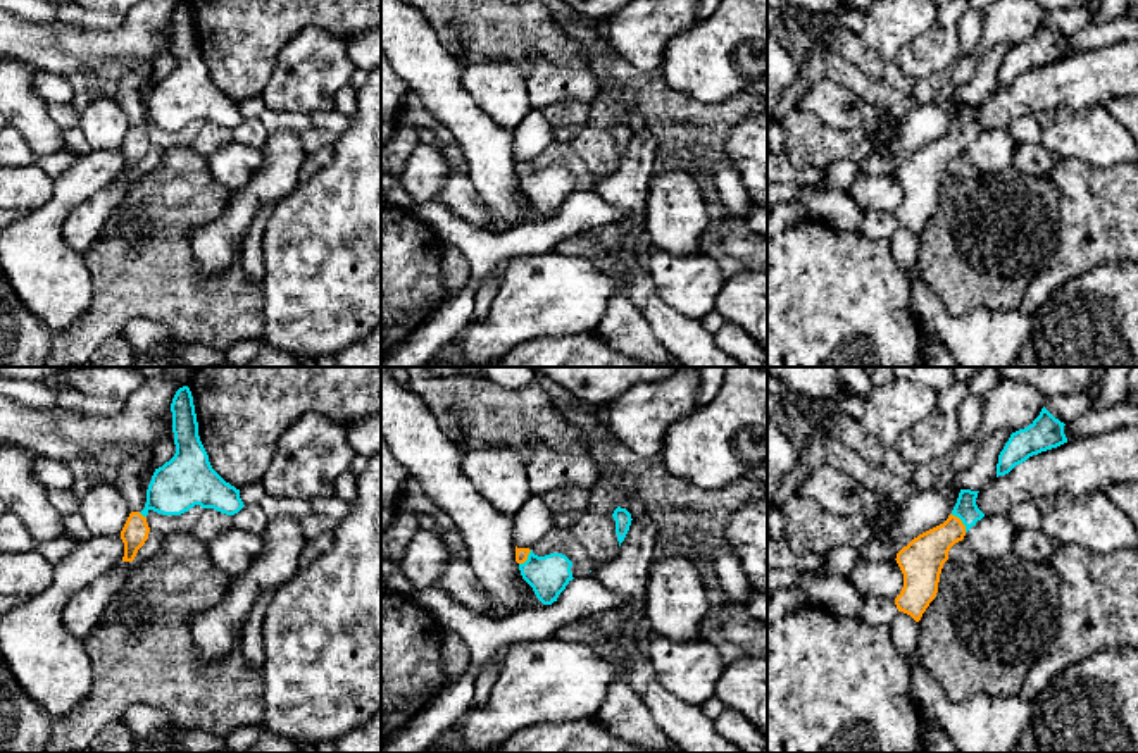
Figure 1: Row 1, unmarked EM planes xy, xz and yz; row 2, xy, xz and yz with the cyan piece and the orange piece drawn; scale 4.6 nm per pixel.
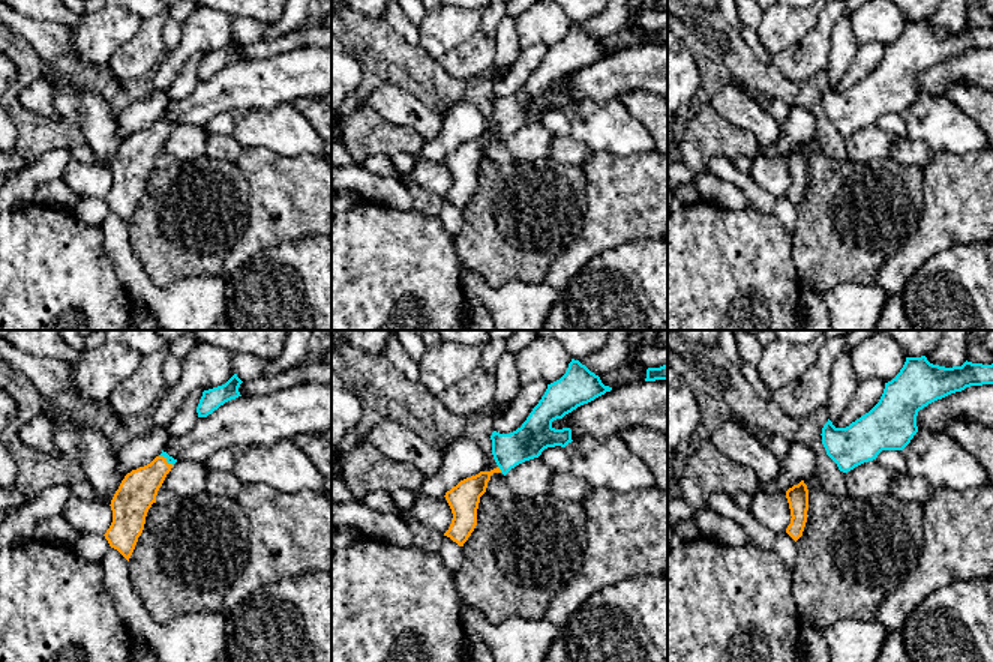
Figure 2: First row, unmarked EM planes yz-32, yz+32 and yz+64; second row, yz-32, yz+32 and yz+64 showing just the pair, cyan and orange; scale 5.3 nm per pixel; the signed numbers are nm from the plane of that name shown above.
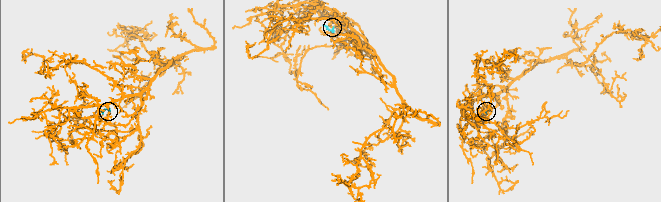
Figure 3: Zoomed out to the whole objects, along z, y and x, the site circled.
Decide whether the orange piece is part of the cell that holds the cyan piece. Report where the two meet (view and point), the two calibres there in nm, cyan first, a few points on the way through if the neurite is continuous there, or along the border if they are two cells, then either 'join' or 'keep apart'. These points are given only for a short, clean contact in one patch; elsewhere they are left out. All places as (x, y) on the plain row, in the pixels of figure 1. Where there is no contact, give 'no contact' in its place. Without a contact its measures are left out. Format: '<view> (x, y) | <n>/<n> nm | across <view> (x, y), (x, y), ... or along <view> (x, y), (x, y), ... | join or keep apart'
yz (961, 133) | 110/190 nm | across yz (966, 123), (961, 133), (925, 169) | join

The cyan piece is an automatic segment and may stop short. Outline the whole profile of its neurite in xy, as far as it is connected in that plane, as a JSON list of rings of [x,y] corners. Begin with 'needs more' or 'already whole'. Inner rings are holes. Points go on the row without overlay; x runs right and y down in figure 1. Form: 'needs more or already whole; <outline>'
needs more; [[[188,0],[176,5],[171,26],[176,67],[155,83],[147,103],[145,122],[131,126],[121,145],[122,176],[133,176],[148,153],[147,129],[150,124],[162,129],[181,129],[200,119],[202,122],[234,129],[245,121],[240,103],[226,96],[209,76],[198,50],[193,10]]]

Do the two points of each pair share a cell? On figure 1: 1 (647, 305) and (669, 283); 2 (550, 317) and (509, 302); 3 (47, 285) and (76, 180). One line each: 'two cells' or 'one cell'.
1: two cells
2: one cell
3: one cell

